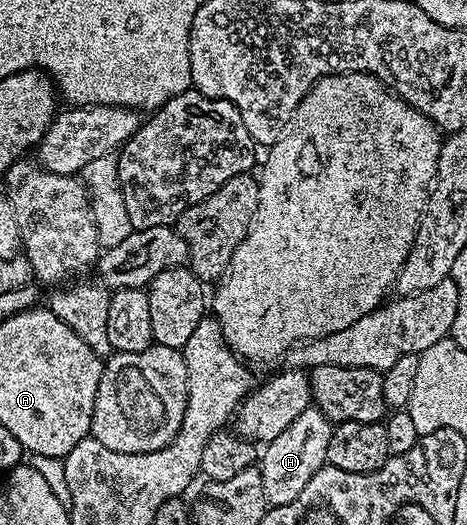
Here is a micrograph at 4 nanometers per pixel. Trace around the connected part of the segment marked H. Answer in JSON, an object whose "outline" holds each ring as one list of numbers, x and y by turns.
{"outline":[[311,407,296,415,296,419,292,419,292,423,288,423,288,427,276,435,276,439,265,442,260,453,260,468,267,506,292,503,292,499,304,491,308,479,312,479,312,475,327,464,328,443,333,434,334,425,330,420,320,410]]}

